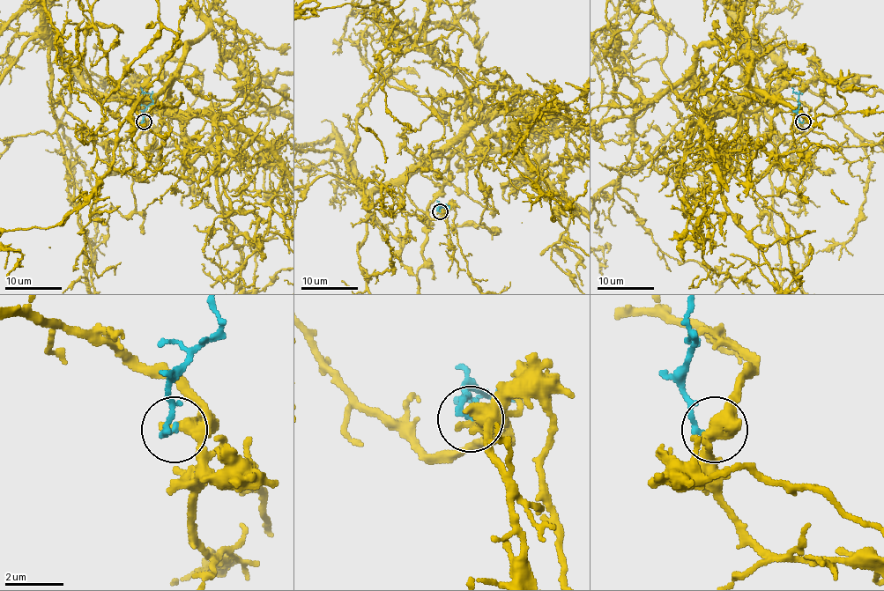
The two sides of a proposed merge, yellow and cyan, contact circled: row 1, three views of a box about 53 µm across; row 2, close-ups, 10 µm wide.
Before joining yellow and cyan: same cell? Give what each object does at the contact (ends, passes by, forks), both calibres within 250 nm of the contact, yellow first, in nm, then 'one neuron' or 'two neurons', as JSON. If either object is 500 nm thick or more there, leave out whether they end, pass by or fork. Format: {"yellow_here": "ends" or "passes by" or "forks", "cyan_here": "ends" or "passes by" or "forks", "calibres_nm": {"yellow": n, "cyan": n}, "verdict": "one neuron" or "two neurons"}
{"yellow_here": "forks", "cyan_here": "ends", "calibres_nm": {"yellow": 280, "cyan": 190}, "verdict": "two neurons"}

